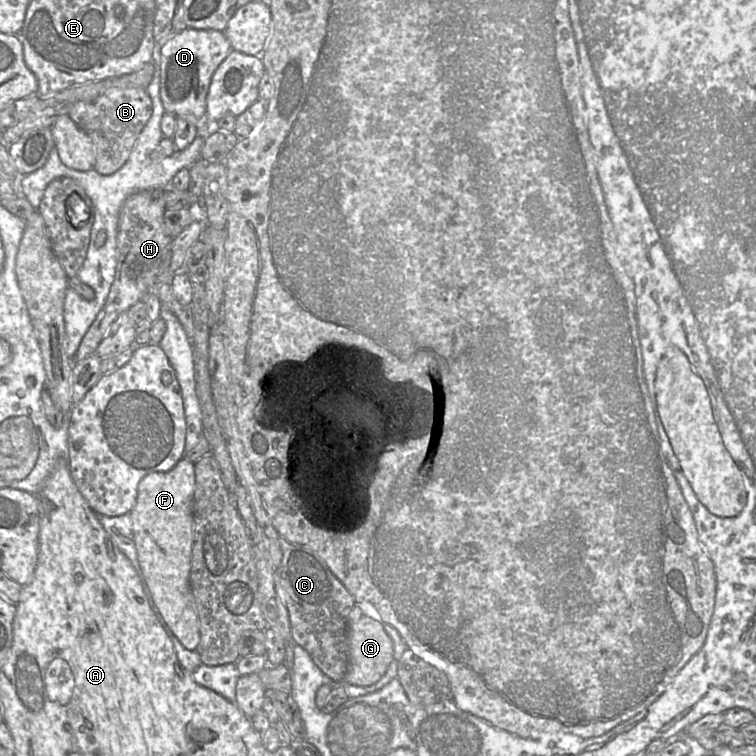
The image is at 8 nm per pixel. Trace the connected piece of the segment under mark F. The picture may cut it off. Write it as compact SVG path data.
M182 458L171 470L152 472L138 485L135 506L130 512L138 562L144 576L144 588L152 595L165 622L188 650L196 650L200 642L199 619L190 590L189 576L193 541L193 496L195 491L195 463Z

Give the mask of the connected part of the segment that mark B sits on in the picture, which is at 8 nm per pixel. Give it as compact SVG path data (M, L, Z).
M112 88L93 101L75 103L68 116L88 134L94 144L93 169L102 175L109 175L125 164L152 112L152 100L145 89Z

